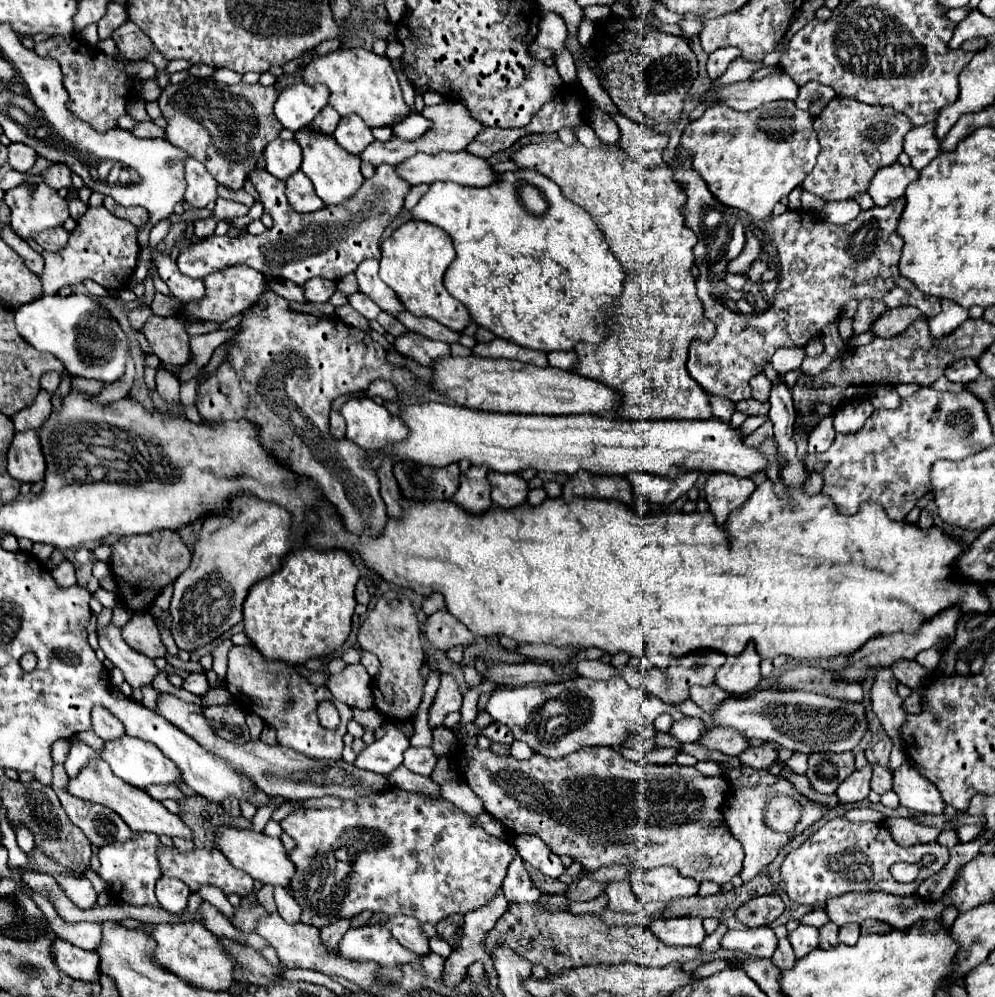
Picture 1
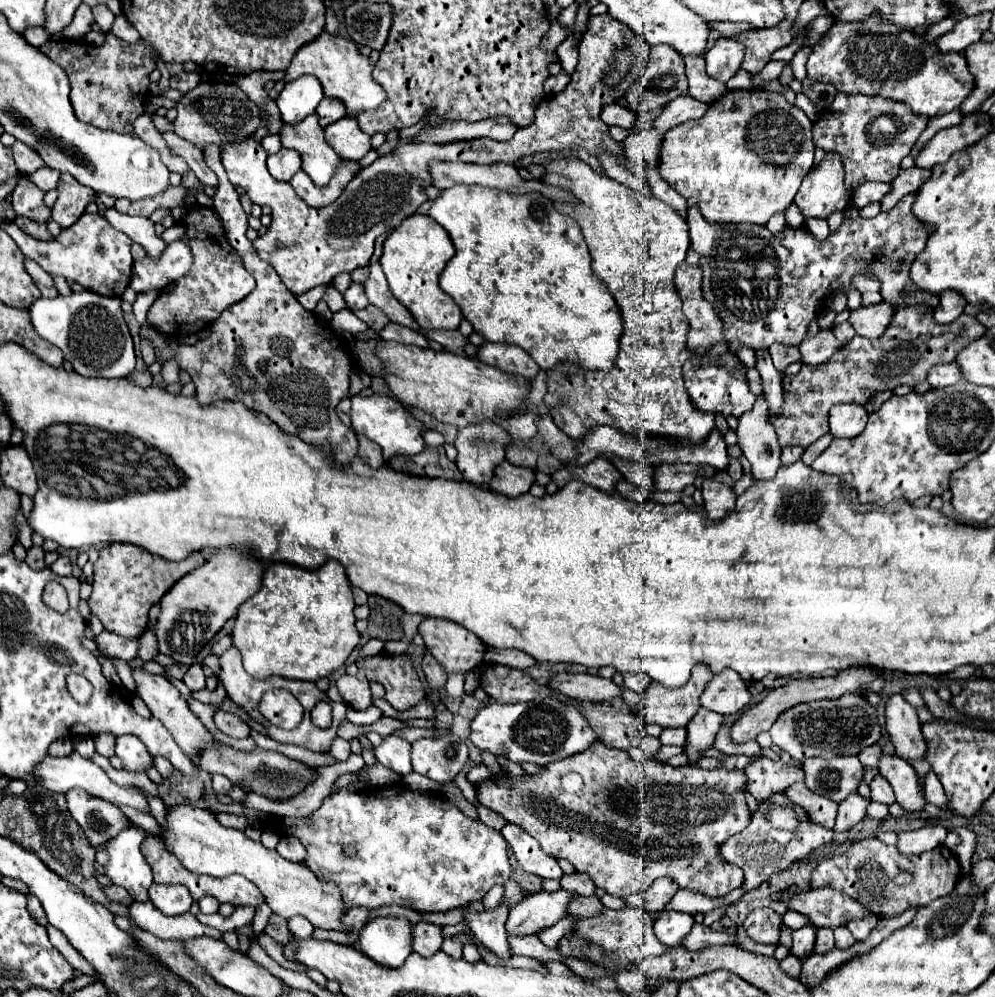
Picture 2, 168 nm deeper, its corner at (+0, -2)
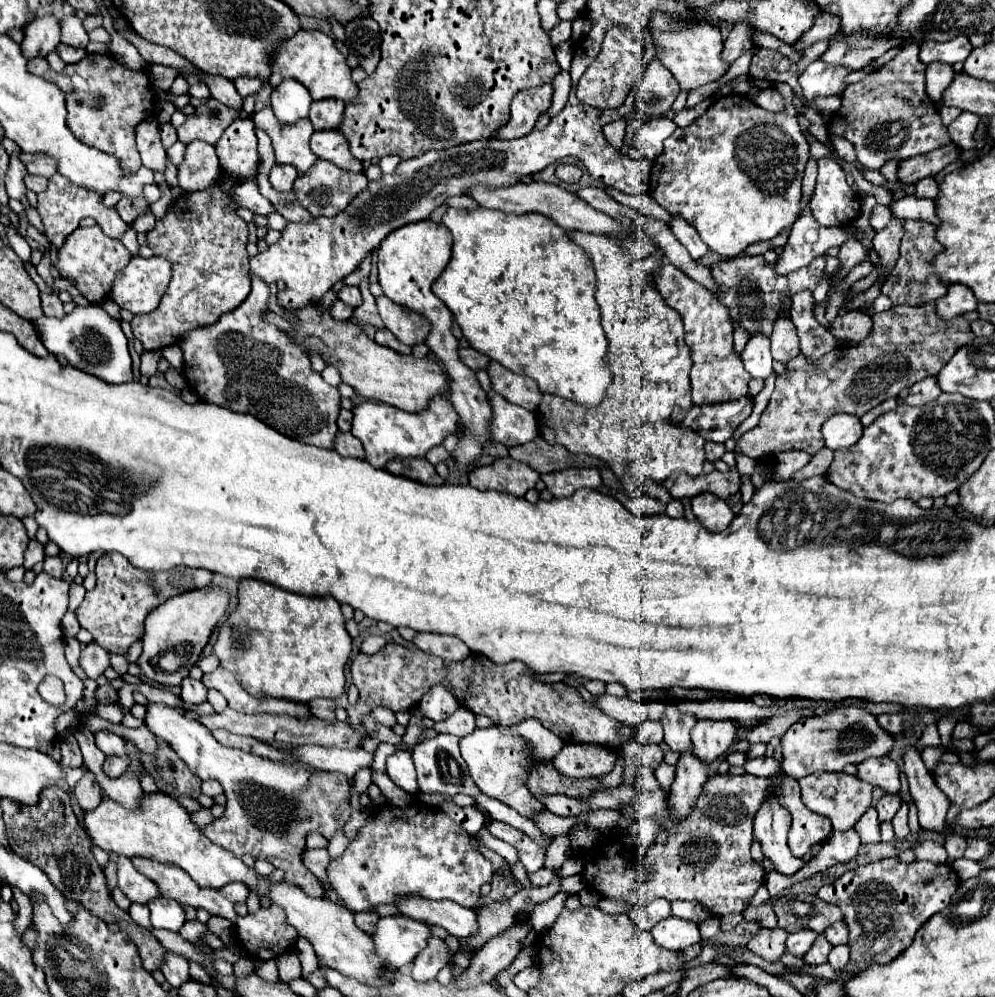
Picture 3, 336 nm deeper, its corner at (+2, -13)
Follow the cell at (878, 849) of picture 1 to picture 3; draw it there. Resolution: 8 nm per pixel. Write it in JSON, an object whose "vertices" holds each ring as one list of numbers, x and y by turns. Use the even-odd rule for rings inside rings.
{"vertices":[[887,857,855,871,843,873,829,885,817,891,817,897,835,903,849,927,851,959,847,969,859,973,871,963,889,963,911,941,917,929,937,911,949,907,953,893,959,889,959,877,947,863,901,863,895,857]]}

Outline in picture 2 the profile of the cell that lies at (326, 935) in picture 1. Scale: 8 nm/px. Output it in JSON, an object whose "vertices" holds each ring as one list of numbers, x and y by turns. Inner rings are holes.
{"vertices":[[359,906,357,908,349,908,345,918,343,918,343,924,351,932,361,932,361,928,367,924,369,914,371,914,371,910,367,910,367,908,359,908]]}

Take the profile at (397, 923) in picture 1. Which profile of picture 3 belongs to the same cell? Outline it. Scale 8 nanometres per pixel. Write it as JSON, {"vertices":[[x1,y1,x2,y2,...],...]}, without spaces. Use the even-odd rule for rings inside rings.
{"vertices":[[429,937,427,947,413,961,411,975,417,981,429,981,429,979,435,979,437,971,447,963,449,963,449,951,445,943,437,937]]}

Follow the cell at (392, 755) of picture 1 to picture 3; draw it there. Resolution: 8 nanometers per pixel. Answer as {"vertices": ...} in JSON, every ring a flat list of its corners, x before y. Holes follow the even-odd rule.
{"vertices":[[401,749,393,753,387,759,387,775,391,781,405,789,407,793,417,793,417,777,415,777,415,765,411,759,411,753,407,749]]}

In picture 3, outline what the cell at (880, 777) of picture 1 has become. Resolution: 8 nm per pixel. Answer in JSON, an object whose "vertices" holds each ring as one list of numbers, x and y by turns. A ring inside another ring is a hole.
{"vertices":[[885,793,885,795,879,799,879,803,875,805,875,809,877,809,877,813,879,813,879,821,891,821,893,815,897,813,899,805,901,805,901,797,897,797,897,795,887,795,887,793]]}

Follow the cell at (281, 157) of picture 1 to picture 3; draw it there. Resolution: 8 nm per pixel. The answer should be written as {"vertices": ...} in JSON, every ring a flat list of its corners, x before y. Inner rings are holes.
{"vertices":[[273,165,269,181,275,191,291,191,293,181,299,177,297,169,293,165]]}

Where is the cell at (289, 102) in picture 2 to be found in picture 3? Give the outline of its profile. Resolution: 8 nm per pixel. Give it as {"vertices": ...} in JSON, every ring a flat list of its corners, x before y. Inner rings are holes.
{"vertices":[[285,79,271,93,271,107,281,123,295,123,307,119,311,103,313,99,309,91,293,79]]}

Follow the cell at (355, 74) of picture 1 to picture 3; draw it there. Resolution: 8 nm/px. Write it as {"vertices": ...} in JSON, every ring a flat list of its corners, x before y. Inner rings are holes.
{"vertices":[[301,29,295,37,287,39,285,45,281,45,279,53,271,61,273,65,273,75,271,75,271,85,281,85,285,79,295,79,303,83,311,97,321,101,321,99,341,99,345,105,357,103,357,83,351,79,351,67,347,65,345,55,335,47,333,37,321,33,321,31,309,31]]}

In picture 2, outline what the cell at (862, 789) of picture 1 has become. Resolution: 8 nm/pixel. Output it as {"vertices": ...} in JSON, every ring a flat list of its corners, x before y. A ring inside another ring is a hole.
{"vertices":[[851,794,851,798,845,798,839,804,839,814,837,814,837,822,835,822,835,832,847,832,851,830,857,822,861,822,865,818,869,802,865,798,861,798,859,794]]}

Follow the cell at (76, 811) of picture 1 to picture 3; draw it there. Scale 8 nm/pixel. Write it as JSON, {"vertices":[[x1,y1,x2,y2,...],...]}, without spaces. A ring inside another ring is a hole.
{"vertices":[[87,773,75,787,73,797,77,799,81,811,93,811,97,803,101,803,101,787,95,781,93,773]]}

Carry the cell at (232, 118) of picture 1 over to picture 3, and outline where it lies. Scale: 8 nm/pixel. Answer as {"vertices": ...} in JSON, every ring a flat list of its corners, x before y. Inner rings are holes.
{"vertices":[[209,99,205,105,195,107,195,113,187,115,187,121,177,129,177,137,185,145,197,139,215,145,223,131,239,117,241,113,237,109,231,109,217,99]]}

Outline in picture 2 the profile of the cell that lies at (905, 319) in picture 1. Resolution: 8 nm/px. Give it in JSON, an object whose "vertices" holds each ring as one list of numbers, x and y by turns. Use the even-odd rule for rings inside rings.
{"vertices":[[879,302,875,306,859,306,851,310,849,324,863,338,879,338,887,322,891,322,891,314,893,314,893,306,887,302]]}

